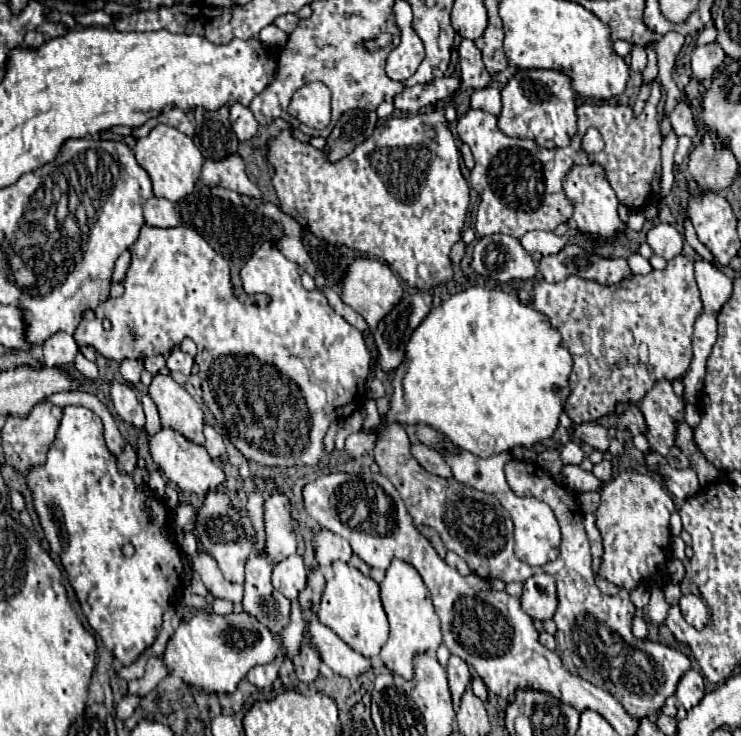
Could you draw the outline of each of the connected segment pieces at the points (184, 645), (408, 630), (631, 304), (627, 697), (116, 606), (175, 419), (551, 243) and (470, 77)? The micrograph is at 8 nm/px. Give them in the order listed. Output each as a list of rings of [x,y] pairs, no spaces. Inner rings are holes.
[[[297,599],[291,602],[290,625],[282,631],[282,635],[270,633],[268,627],[250,615],[216,615],[196,611],[174,629],[160,661],[170,675],[180,677],[186,685],[196,687],[200,693],[234,693],[236,685],[254,665],[270,663],[278,653],[292,659],[300,649],[304,633],[306,623],[302,621],[302,610]]]
[[[394,559],[386,569],[384,581],[380,583],[380,597],[390,621],[390,637],[380,649],[380,659],[392,673],[410,679],[414,675],[414,653],[438,649],[442,643],[440,621],[430,605],[430,593],[426,593],[422,577],[418,577],[418,571],[410,563]]]
[[[684,255],[670,259],[664,271],[652,269],[648,275],[632,275],[630,279],[624,279],[616,285],[602,285],[576,275],[570,275],[562,283],[548,283],[536,277],[530,305],[548,317],[550,325],[560,331],[564,341],[562,347],[566,347],[574,359],[568,379],[570,395],[566,399],[564,411],[576,425],[614,413],[618,403],[638,403],[658,379],[682,379],[692,361],[694,323],[702,313],[702,299],[694,279],[692,261],[688,261]]]
[[[512,459],[504,467],[508,485],[514,489],[514,493],[536,495],[546,501],[556,513],[562,529],[560,555],[542,567],[556,579],[558,609],[552,619],[558,623],[558,635],[554,637],[556,653],[562,659],[562,665],[592,685],[610,691],[634,719],[660,713],[664,701],[674,695],[678,677],[690,669],[690,659],[676,649],[654,641],[638,641],[632,635],[632,617],[636,613],[636,607],[630,601],[630,593],[626,589],[622,589],[616,597],[600,593],[590,567],[590,543],[584,531],[584,515],[576,501],[576,495],[572,495],[572,491],[564,485],[556,487],[556,481],[536,463]]]
[[[64,407],[64,417],[60,421],[56,441],[48,451],[46,465],[30,469],[26,479],[34,493],[36,513],[46,539],[52,551],[60,555],[90,627],[102,637],[106,649],[112,651],[122,665],[136,661],[136,657],[158,637],[162,629],[162,615],[176,601],[184,581],[182,553],[166,535],[172,525],[172,513],[148,487],[136,487],[132,475],[118,471],[116,457],[108,451],[104,441],[102,419],[86,407]],[[126,541],[136,549],[132,557],[124,557],[122,553],[122,545]]]
[[[154,375],[148,387],[148,395],[158,407],[162,427],[172,427],[180,431],[190,441],[202,445],[204,435],[204,413],[194,397],[178,385],[170,375]]]
[[[528,231],[520,243],[522,247],[532,255],[532,253],[542,253],[542,255],[552,255],[558,253],[568,241],[568,235],[558,237],[552,231]]]
[[[464,39],[457,52],[460,67],[462,67],[462,87],[460,87],[460,91],[470,89],[470,87],[486,87],[492,81],[492,77],[486,71],[482,61],[482,53],[474,45],[474,41]]]

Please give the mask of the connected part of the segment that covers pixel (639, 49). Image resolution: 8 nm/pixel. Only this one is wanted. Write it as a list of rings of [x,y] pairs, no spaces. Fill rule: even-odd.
[[[634,45],[630,51],[630,67],[646,67],[646,51],[642,45]]]

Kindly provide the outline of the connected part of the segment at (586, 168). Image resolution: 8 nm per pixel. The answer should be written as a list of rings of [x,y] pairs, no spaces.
[[[590,163],[590,165],[578,165],[574,167],[564,181],[564,191],[574,203],[574,215],[570,217],[568,225],[572,229],[578,229],[582,233],[588,233],[594,241],[606,241],[608,237],[614,237],[616,233],[624,231],[624,225],[618,217],[618,197],[610,189],[606,175],[602,167]]]

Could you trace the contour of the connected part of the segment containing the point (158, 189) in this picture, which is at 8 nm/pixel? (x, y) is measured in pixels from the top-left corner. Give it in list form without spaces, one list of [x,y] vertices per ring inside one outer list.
[[[158,123],[146,137],[136,141],[132,151],[136,155],[138,165],[148,173],[156,197],[164,197],[164,199],[176,203],[192,193],[194,183],[200,177],[204,157],[202,157],[200,149],[194,145],[194,141],[190,137],[186,137],[182,131],[178,131],[170,125]]]

